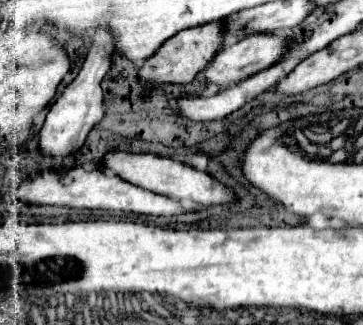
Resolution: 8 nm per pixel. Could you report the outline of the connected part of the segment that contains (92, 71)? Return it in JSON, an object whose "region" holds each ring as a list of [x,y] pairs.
{"region":[[[98,29],[92,35],[92,49],[78,73],[78,77],[64,89],[64,93],[54,101],[54,105],[50,107],[44,127],[40,131],[40,153],[46,157],[68,157],[72,153],[76,153],[88,133],[102,121],[104,117],[104,103],[102,103],[102,89],[100,89],[100,81],[106,75],[106,71],[110,69],[110,61],[112,61],[112,35],[106,29]]]}

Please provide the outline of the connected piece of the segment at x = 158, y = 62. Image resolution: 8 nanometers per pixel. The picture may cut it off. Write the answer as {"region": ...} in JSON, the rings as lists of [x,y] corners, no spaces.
{"region":[[[212,21],[200,27],[184,29],[178,35],[170,37],[152,57],[144,61],[144,65],[138,69],[138,79],[146,87],[160,87],[160,85],[184,85],[190,83],[216,55],[216,51],[222,47],[222,21]]]}

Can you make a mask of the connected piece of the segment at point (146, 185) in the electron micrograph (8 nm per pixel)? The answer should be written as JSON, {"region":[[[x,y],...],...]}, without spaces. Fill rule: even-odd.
{"region":[[[108,153],[104,157],[104,165],[112,173],[116,173],[118,177],[122,177],[122,179],[126,179],[126,181],[142,187],[142,189],[154,191],[158,195],[164,195],[164,197],[170,197],[170,199],[176,199],[176,201],[184,201],[184,203],[192,201],[194,205],[226,205],[226,203],[236,201],[236,193],[228,185],[216,181],[214,177],[210,177],[204,171],[198,171],[194,167],[188,167],[188,165],[178,163],[174,159],[168,159],[168,157]]]}

